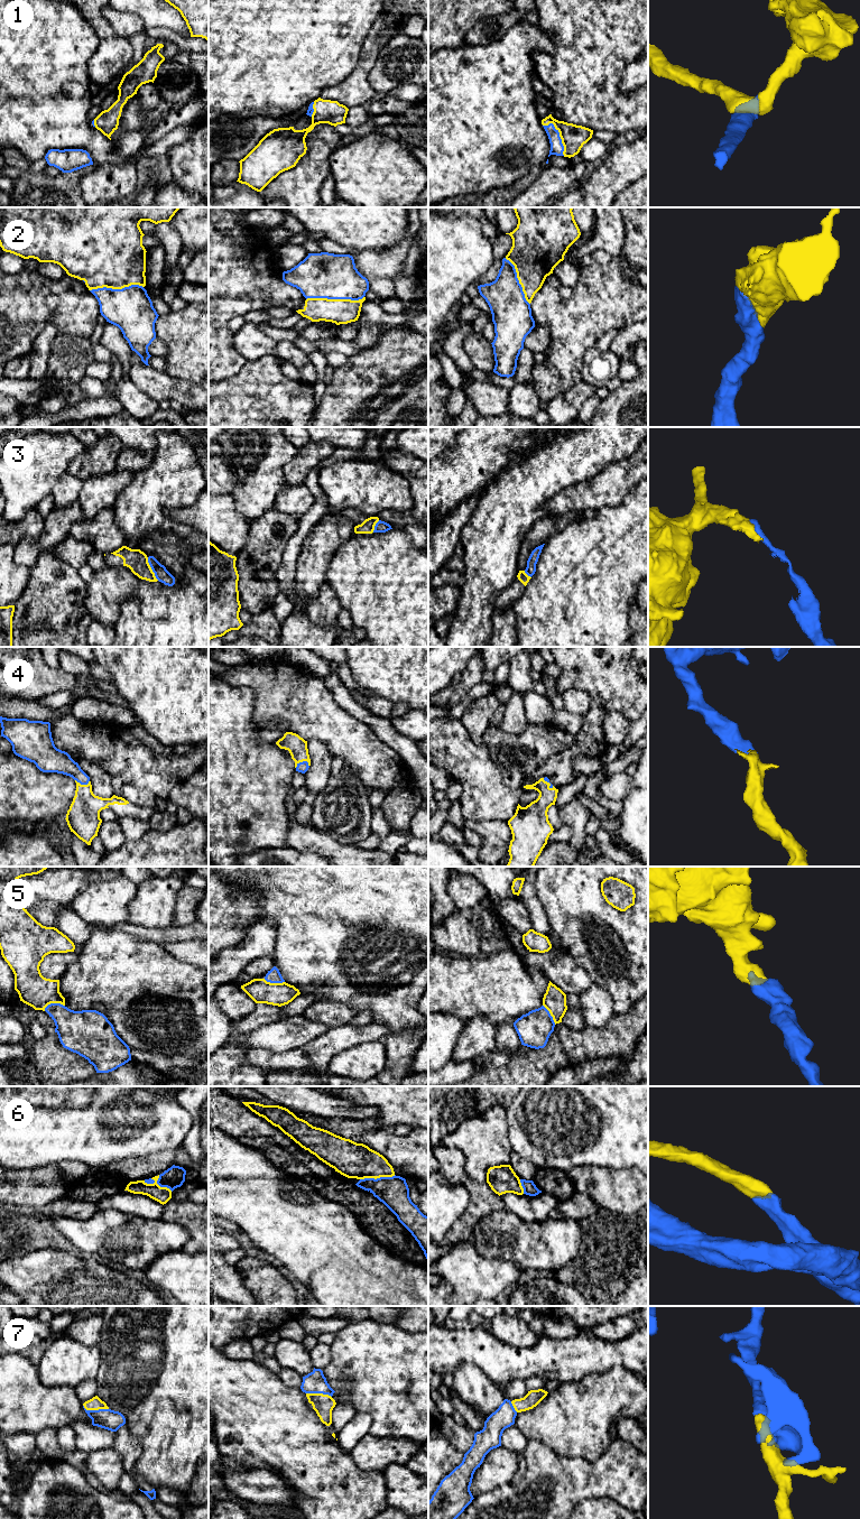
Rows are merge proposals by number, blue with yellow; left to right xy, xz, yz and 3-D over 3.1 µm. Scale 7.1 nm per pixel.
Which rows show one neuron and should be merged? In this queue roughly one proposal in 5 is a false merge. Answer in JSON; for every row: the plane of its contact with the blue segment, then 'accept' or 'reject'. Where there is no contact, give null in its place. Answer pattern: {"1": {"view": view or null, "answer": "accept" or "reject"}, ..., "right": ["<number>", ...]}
{"1": {"view": "yz", "answer": "accept"}, "2": {"view": "xz", "answer": "accept"}, "3": {"view": "xy", "answer": "accept"}, "4": {"view": "xz", "answer": "accept"}, "5": {"view": "xy", "answer": "accept"}, "6": {"view": "xy", "answer": "accept"}, "7": {"view": "xy", "answer": "accept"}, "right": ["1", "2", "3", "4", "5", "6", "7"]}

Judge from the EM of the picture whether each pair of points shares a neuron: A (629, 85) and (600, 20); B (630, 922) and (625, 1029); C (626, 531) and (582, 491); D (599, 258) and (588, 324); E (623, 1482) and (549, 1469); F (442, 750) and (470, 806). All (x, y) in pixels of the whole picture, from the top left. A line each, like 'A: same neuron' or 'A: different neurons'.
A: different neurons
B: different neurons
C: different neurons
D: different neurons
E: same neuron
F: same neuron

